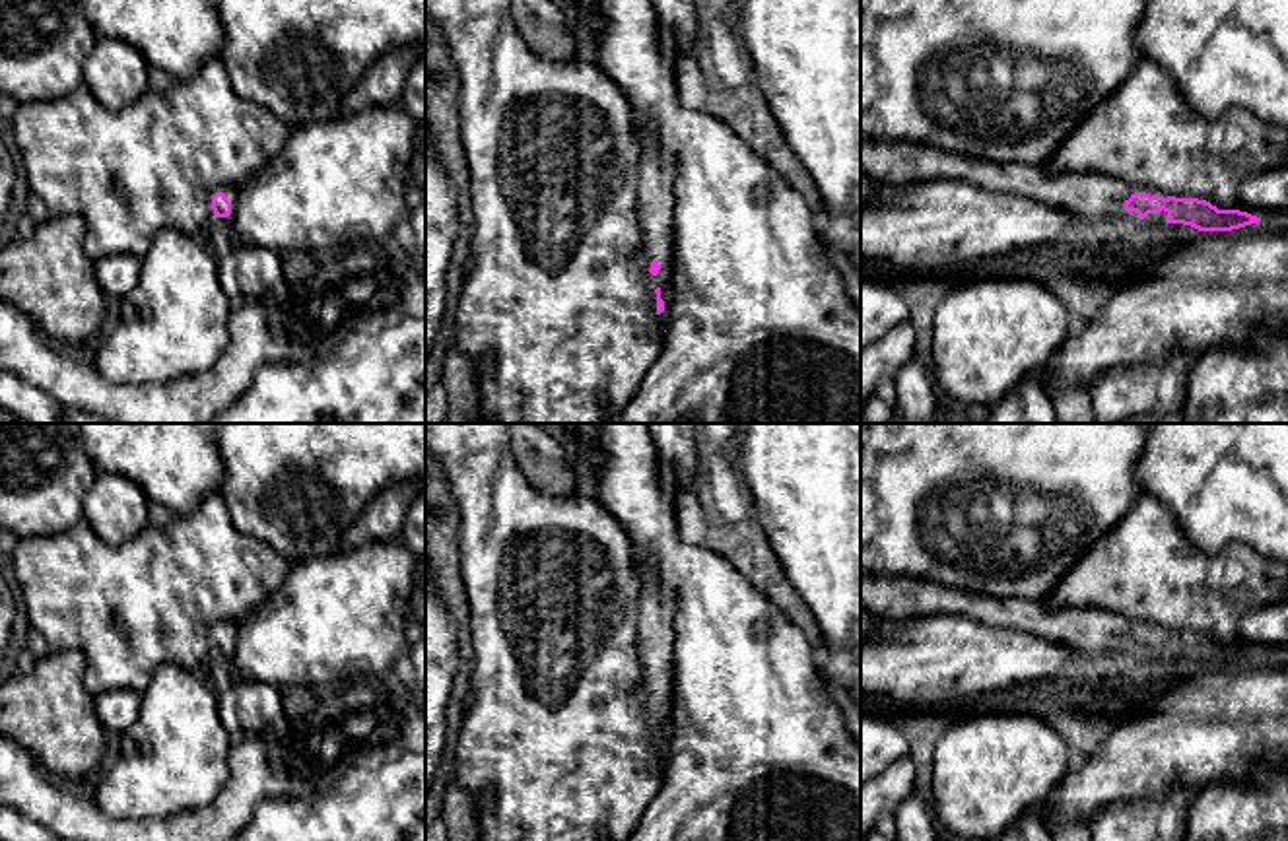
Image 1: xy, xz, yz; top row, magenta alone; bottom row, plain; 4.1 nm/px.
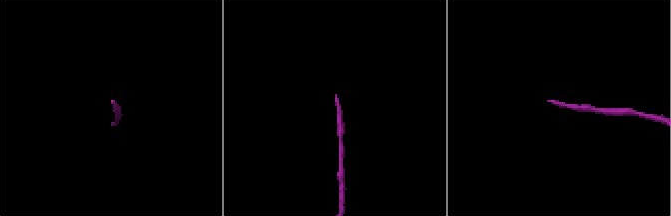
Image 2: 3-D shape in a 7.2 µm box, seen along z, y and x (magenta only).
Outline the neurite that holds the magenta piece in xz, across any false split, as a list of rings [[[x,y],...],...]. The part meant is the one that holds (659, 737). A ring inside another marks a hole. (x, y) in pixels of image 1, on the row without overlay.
[[[649,571],[641,577],[637,655],[647,691],[647,715],[657,728],[657,750],[661,750],[664,746],[661,726],[672,721],[674,629],[666,592]]]

